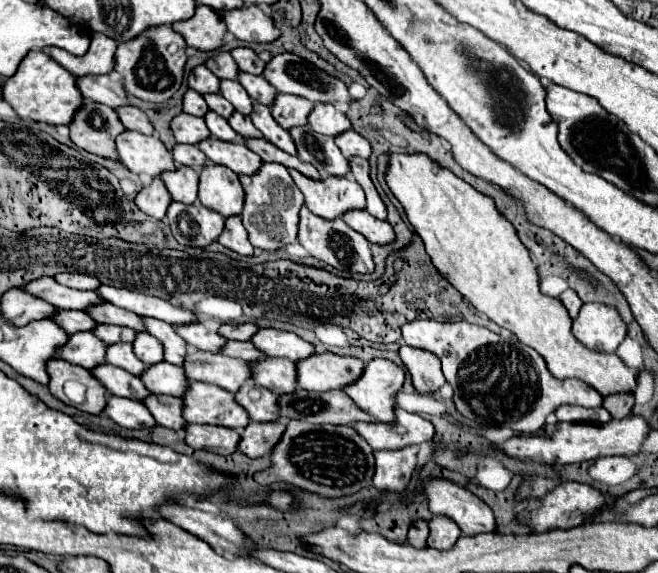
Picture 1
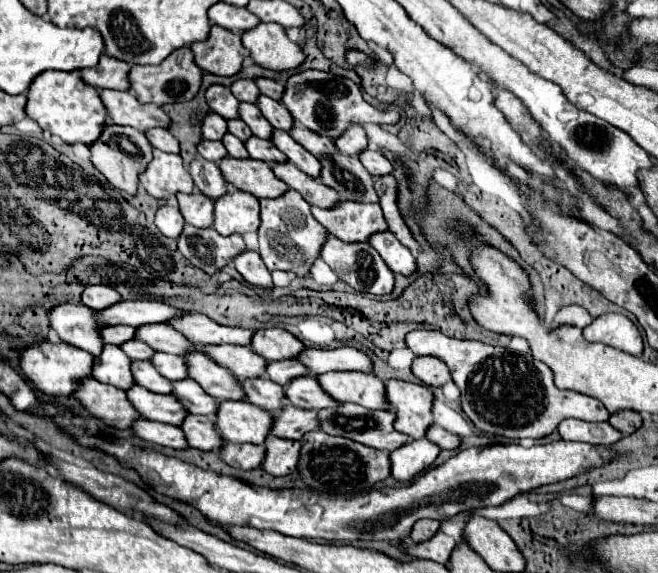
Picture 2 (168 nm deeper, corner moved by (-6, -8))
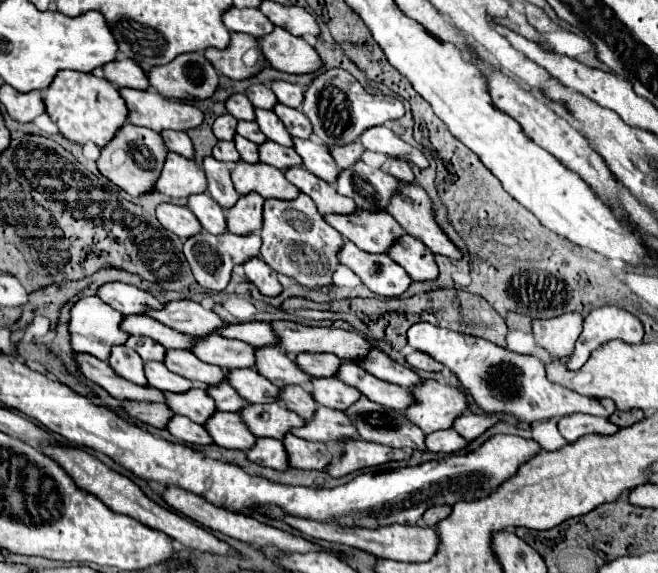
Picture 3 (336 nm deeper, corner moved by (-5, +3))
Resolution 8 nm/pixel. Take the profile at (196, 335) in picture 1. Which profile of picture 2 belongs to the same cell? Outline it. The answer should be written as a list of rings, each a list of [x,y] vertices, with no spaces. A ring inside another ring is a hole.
[[[213,345],[207,347],[209,355],[213,355],[215,363],[223,365],[229,369],[233,375],[241,379],[255,379],[255,377],[265,377],[265,367],[269,361],[261,355],[257,355],[251,347],[233,347],[233,345]]]

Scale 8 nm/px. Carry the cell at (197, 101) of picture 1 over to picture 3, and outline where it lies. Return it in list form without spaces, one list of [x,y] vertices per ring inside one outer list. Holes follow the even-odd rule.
[[[222,114],[214,120],[212,132],[218,140],[232,140],[236,134],[236,118],[230,114]]]

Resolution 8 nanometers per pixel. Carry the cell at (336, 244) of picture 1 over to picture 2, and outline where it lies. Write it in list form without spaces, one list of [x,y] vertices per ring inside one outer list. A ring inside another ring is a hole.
[[[329,237],[321,249],[321,259],[337,273],[337,277],[349,283],[359,293],[371,295],[389,295],[395,287],[395,275],[389,271],[385,261],[369,243],[341,243],[337,237]]]

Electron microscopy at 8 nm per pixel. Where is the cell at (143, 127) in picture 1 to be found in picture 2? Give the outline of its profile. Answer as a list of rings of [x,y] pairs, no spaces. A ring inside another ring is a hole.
[[[159,127],[155,131],[149,131],[145,133],[149,143],[155,147],[155,149],[161,149],[165,153],[179,153],[179,141],[169,133],[169,131],[161,131]]]

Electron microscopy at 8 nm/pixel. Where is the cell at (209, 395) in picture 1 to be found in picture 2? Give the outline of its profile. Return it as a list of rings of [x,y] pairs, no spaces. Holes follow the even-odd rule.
[[[221,401],[217,429],[225,441],[263,445],[273,427],[273,415],[253,403]]]

